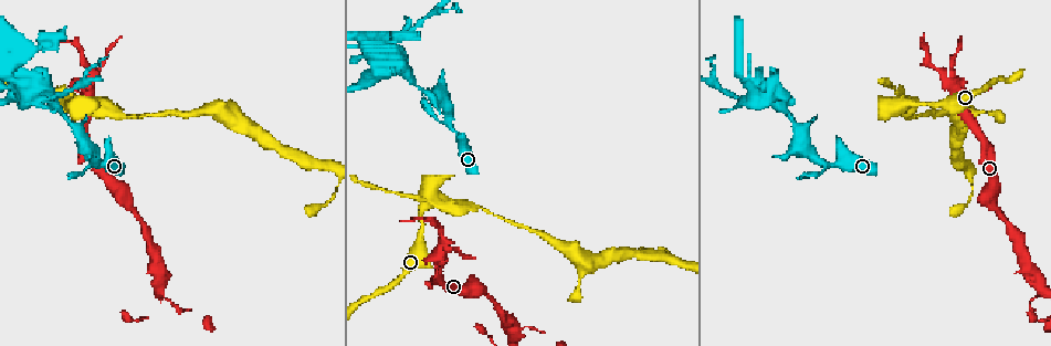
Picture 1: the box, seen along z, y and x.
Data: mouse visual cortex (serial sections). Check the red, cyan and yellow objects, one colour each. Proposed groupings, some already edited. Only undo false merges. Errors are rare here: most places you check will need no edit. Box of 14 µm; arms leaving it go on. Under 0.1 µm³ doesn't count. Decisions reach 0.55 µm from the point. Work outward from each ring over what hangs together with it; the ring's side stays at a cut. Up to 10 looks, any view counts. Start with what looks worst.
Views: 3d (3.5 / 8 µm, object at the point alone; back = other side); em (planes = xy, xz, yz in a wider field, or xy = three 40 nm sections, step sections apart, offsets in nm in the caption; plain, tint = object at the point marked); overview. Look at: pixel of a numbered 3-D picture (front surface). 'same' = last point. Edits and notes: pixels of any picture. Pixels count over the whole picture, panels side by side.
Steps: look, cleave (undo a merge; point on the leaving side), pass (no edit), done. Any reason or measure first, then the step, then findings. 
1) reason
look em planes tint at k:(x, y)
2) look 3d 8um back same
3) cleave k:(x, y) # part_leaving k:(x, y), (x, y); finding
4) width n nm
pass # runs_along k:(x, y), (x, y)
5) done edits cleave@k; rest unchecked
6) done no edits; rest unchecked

calibre changes
look 3d 3.5um at 1:(939, 74)

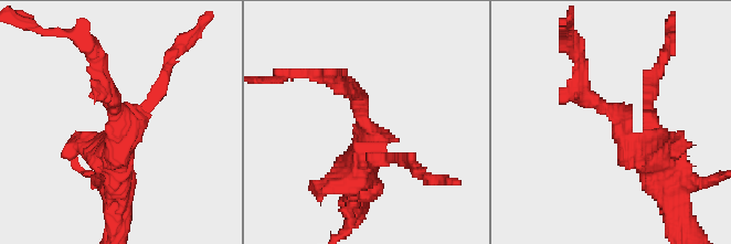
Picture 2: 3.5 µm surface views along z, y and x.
need the tissue
look em xy step 5 tint at 2:(621, 124)

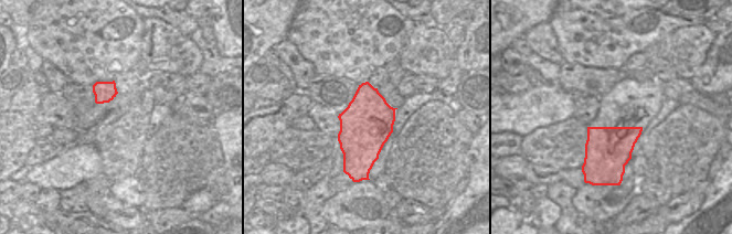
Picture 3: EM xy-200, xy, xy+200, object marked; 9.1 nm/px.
cut it another way
look em xy step 2 tint same

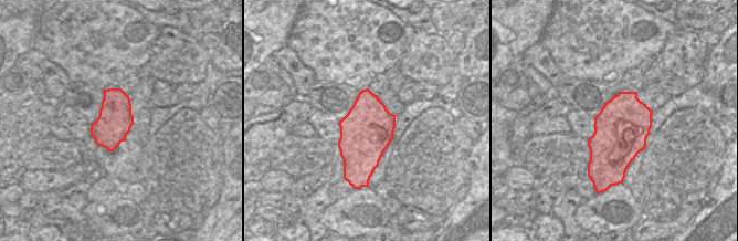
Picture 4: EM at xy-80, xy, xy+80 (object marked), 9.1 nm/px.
pass # runs_along 2:(660, 181), (581, 73); one cell here

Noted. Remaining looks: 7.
look 3d 3.5um at 1:(127, 206)

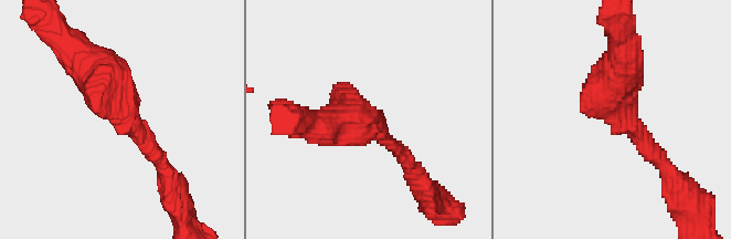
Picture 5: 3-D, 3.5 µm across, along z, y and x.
look em xy step 5 plain at 5:(124, 110)

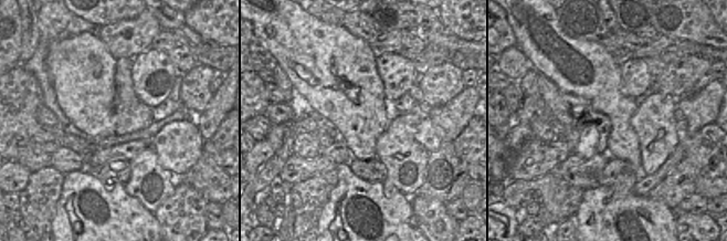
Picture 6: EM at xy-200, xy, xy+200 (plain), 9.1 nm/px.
look em xy step 5 tint same

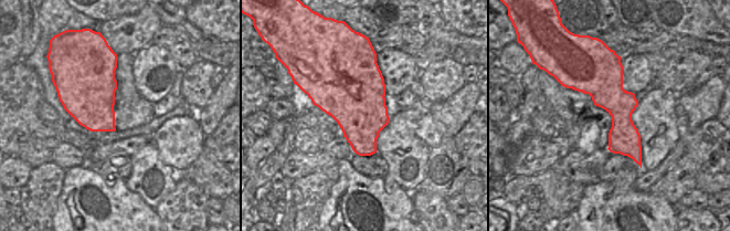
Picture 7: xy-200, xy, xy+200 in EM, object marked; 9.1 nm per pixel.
width 600 nm
pass # runs_along 5:(76, 52), (158, 162); all the same cell

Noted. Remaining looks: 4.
look 3d 3.5um at 1:(419, 85)

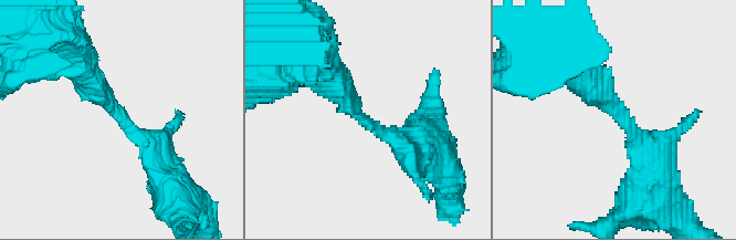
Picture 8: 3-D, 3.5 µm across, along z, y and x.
look em xy step 2 tint at 8:(618, 110)

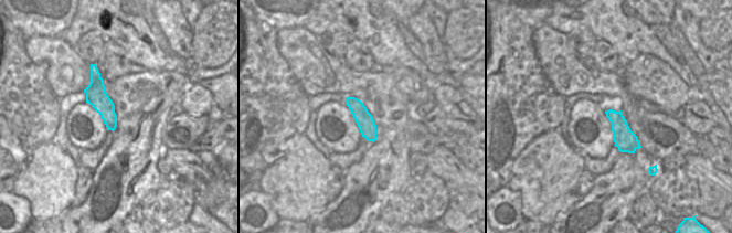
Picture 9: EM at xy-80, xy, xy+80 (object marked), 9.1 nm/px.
width 160 nm
pass # runs_along 9:(93, 66), (96, 96), (112, 127); one cell here

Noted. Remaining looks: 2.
abrupt turn
look 3d 3.5um at 1:(12, 65)

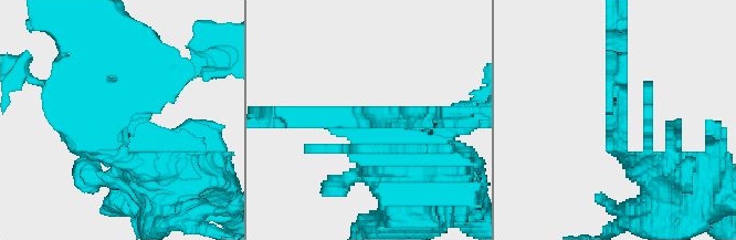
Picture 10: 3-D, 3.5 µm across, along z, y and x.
cleave 10:(111, 51) # part_leaving 10:(113, 108), (100, 81), (100, 23); two cells meet here

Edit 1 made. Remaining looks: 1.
done edits cleave@10; rest unchecked

